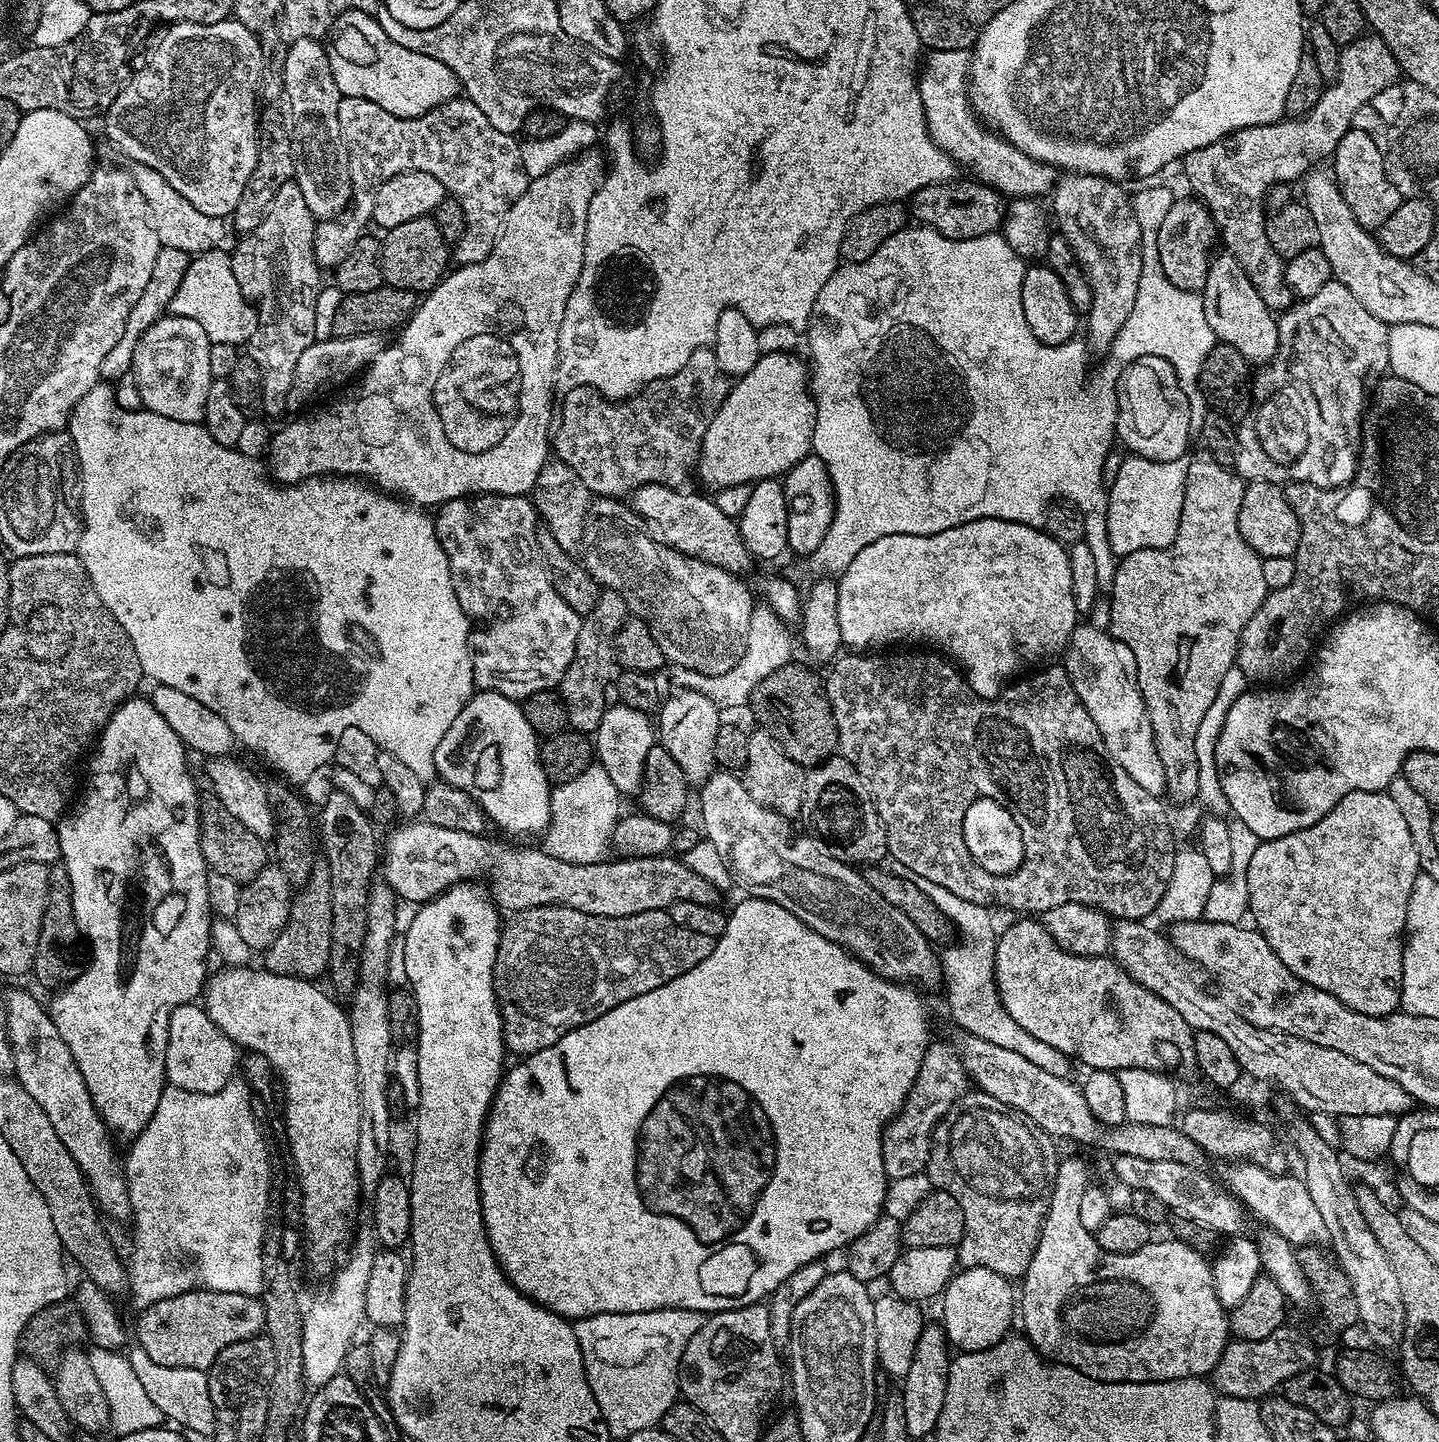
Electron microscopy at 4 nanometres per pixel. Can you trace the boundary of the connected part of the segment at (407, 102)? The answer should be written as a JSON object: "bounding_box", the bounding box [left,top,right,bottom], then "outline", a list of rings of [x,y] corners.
{"bounding_box":[326,11,460,118],"outline":[[[346,11],[333,19],[326,40],[330,70],[341,96],[366,98],[398,118],[418,118],[431,108],[457,99],[460,81],[438,58],[406,50],[382,30],[371,12]]]}

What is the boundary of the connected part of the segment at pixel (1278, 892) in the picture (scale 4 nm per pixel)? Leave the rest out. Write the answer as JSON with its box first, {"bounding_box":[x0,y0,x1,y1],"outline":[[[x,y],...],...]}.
{"bounding_box":[1245,791,1421,1016],"outline":[[[1387,791],[1351,792],[1338,802],[1338,806],[1330,810],[1330,814],[1314,822],[1314,826],[1306,830],[1298,830],[1294,834],[1286,834],[1282,838],[1261,840],[1254,850],[1254,858],[1250,860],[1249,869],[1245,874],[1250,920],[1256,931],[1262,934],[1262,938],[1270,942],[1270,950],[1274,950],[1278,958],[1282,958],[1286,970],[1302,978],[1302,982],[1310,982],[1310,986],[1318,986],[1318,990],[1326,990],[1326,994],[1334,994],[1338,1002],[1342,1002],[1358,1014],[1389,1016],[1391,1012],[1400,1008],[1406,906],[1410,902],[1410,890],[1414,890],[1414,878],[1419,875],[1421,870],[1418,850],[1414,850],[1414,838],[1410,838],[1410,826],[1406,826],[1402,813],[1394,803],[1394,798],[1390,798]]]}

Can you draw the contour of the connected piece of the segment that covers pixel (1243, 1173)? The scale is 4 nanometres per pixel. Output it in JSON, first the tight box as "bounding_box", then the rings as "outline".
{"bounding_box":[1222,1162,1329,1247],"outline":[[[1232,1162],[1226,1168],[1228,1169],[1225,1170],[1222,1180],[1227,1189],[1235,1194],[1253,1217],[1256,1215],[1258,1219],[1264,1220],[1260,1222],[1282,1234],[1293,1246],[1304,1247],[1307,1244],[1320,1246],[1329,1241],[1322,1214],[1315,1207],[1301,1177],[1267,1172],[1257,1164],[1247,1162]]]}

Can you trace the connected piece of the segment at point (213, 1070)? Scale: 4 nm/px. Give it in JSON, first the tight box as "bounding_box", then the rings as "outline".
{"bounding_box":[166,1003,238,1094],"outline":[[[199,1003],[172,1009],[166,1046],[166,1080],[173,1088],[198,1094],[214,1094],[237,1075],[238,1045],[208,1016]]]}

